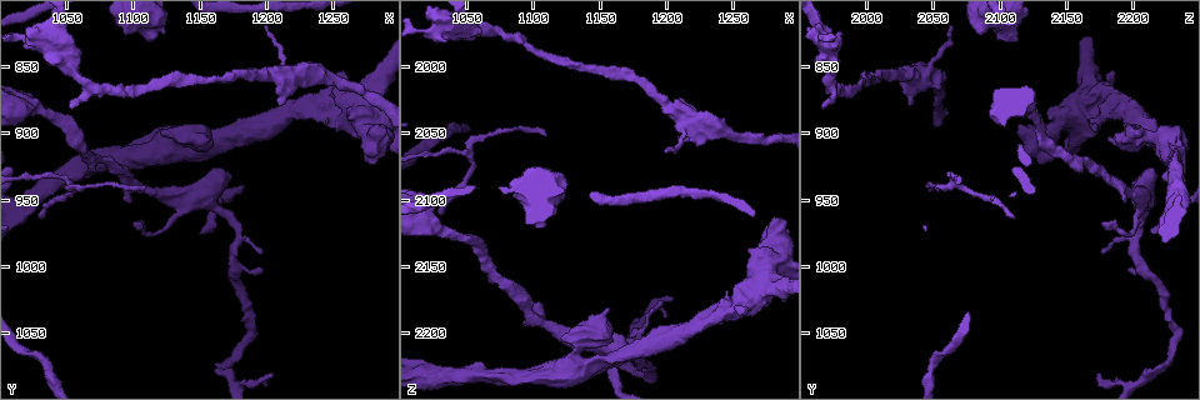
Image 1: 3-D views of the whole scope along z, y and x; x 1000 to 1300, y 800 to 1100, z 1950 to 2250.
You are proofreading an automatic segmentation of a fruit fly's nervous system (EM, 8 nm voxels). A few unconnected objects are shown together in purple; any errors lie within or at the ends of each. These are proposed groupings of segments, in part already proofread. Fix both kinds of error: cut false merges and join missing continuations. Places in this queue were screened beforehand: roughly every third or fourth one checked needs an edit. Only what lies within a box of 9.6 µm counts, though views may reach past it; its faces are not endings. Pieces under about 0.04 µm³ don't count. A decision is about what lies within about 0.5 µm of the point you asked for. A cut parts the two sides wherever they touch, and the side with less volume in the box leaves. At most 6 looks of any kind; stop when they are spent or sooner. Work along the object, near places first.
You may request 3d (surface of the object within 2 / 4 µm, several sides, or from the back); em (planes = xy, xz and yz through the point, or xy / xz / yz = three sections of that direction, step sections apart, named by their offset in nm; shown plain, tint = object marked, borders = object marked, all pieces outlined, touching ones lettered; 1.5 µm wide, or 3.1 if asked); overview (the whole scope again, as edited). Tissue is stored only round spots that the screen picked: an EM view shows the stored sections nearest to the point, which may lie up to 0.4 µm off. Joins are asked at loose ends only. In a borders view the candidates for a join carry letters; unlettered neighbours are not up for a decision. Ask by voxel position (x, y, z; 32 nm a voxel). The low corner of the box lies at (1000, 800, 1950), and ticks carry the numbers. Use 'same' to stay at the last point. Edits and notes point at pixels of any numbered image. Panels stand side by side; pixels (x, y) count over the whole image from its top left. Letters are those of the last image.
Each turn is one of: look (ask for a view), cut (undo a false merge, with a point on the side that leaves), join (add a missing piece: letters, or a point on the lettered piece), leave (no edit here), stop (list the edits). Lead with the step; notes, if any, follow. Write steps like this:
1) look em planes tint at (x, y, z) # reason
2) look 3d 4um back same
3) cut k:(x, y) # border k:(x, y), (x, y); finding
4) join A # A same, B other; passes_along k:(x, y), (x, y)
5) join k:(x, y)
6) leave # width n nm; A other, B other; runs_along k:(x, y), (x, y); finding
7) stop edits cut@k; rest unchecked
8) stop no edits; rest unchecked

look 3d 4um at (1156, 904, 2180) # branch stops here

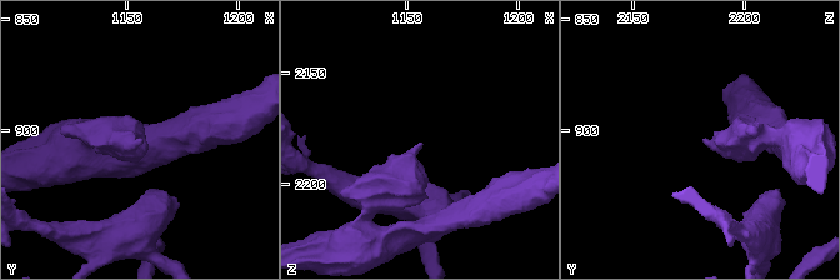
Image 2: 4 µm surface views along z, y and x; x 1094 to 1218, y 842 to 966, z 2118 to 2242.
look em planes plain at (1157, 905, 2182)

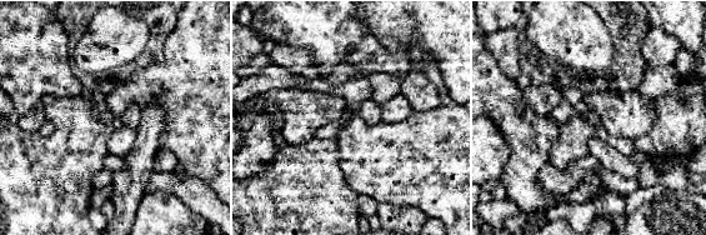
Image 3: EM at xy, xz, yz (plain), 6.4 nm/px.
look em planes borders same # what lies round it

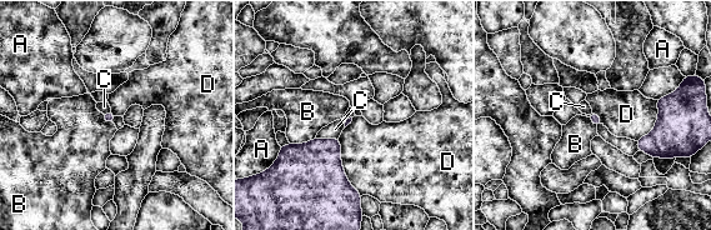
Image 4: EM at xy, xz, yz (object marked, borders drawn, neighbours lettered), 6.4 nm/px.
leave # A other, B other, C other, D other; border 4:(315, 136), (298, 144), (289, 143); no lettered piece goes on from it

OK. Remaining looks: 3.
look em 3.1um planes plain at (1196, 1002, 2200)

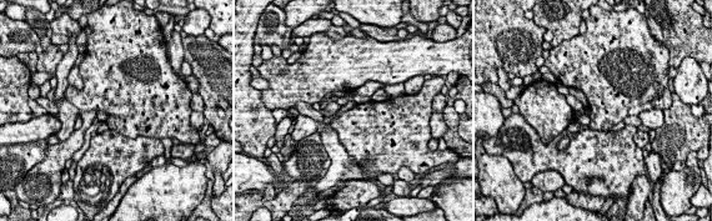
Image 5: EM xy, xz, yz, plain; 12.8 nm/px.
look em 3.1um planes borders same

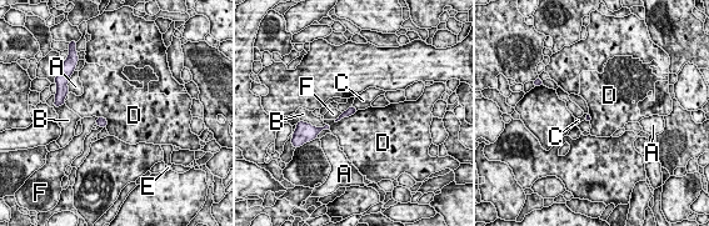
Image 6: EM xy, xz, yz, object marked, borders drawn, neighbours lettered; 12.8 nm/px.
leave # A other, B other, C other, D other, E other, F other; border 6:(358, 110), (334, 121); none of them fits

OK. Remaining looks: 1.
stop no edits; rest unchecked

